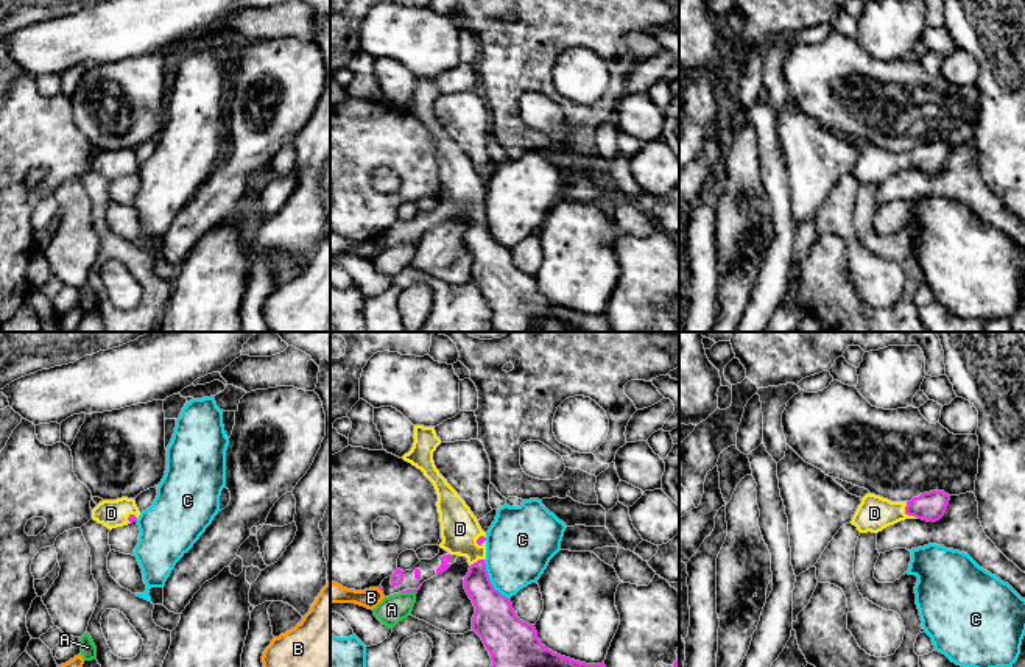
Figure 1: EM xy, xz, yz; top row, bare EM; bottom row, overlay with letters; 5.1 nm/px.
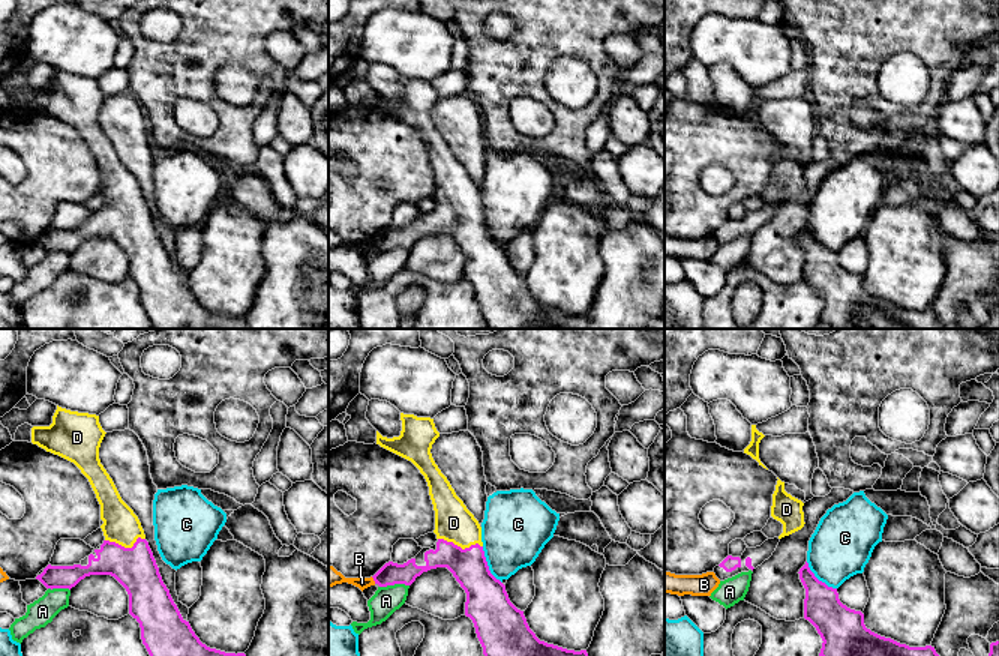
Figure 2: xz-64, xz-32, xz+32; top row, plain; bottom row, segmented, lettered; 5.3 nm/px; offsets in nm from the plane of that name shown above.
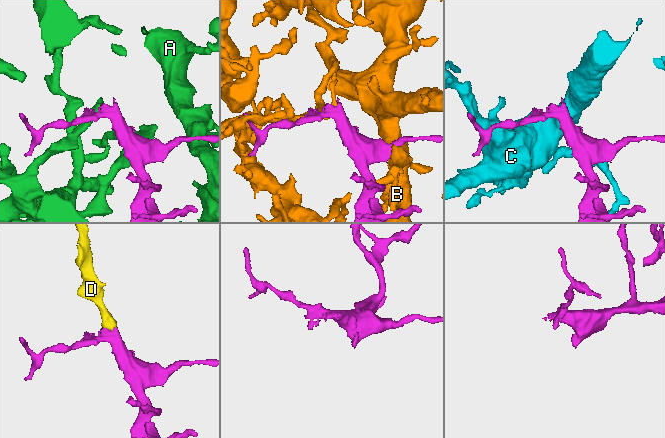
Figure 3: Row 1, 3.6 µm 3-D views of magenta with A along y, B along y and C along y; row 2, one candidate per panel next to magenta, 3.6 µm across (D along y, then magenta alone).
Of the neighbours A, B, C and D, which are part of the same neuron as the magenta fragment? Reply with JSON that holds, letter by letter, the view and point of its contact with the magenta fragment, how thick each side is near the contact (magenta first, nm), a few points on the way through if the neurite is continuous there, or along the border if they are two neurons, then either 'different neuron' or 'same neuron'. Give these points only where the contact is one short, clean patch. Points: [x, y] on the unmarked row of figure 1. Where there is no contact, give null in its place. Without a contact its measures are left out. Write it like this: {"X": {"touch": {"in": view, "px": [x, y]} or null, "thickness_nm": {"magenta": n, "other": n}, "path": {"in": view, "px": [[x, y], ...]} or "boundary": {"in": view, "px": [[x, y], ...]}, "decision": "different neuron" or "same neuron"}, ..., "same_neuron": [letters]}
{"A": {"touch": {"in": "xz", "px": [410, 240]}, "thickness_nm": {"magenta": 20, "other": 150}, "decision": "different neuron"}, "B": {"touch": null, "decision": "different neuron"}, "C": {"touch": {"in": "xz", "px": [489, 232]}, "thickness_nm": {"magenta": 220, "other": 360}, "decision": "different neuron"}, "D": {"touch": {"in": "yz", "px": [907, 164]}, "thickness_nm": {"magenta": 150, "other": 180}, "path": {"in": "yz", "px": [[930, 158], [918, 158], [907, 164], [874, 164]]}, "decision": "same neuron"}, "same_neuron": ["D"]}

